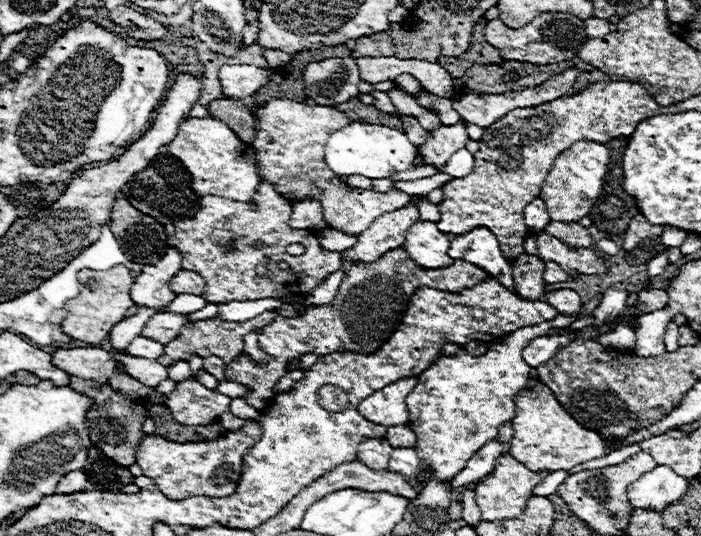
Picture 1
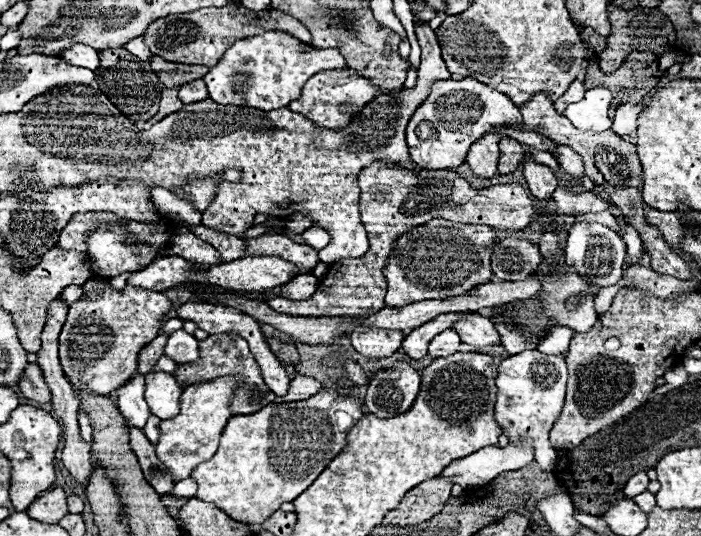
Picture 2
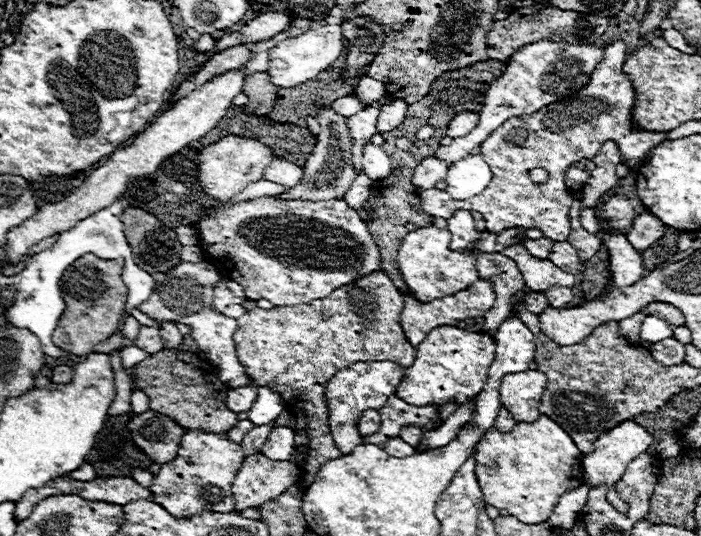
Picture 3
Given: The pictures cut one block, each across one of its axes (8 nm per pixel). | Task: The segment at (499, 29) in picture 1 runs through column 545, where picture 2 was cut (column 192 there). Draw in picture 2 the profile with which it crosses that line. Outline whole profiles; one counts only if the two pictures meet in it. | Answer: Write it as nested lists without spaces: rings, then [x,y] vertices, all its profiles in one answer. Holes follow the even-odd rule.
[[[228,4],[224,8],[208,8],[208,10],[196,10],[192,14],[174,14],[174,16],[158,18],[142,34],[142,40],[154,56],[162,56],[168,62],[216,66],[216,62],[224,56],[228,46],[232,46],[236,40],[246,36],[256,36],[268,30],[288,32],[290,36],[296,36],[300,42],[310,44],[308,28],[294,16],[284,14],[280,10],[254,12],[244,8],[242,4]]]

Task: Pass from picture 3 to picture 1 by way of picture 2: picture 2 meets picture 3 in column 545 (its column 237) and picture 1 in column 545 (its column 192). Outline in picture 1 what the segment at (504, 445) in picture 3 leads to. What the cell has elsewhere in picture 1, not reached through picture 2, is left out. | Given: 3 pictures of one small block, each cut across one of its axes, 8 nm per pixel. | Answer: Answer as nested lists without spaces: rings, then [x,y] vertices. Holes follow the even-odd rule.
[[[510,452],[500,454],[500,458],[496,460],[496,466],[492,470],[492,474],[488,474],[486,478],[482,478],[478,482],[478,486],[474,488],[474,500],[480,508],[482,520],[506,520],[506,518],[516,518],[524,512],[526,502],[534,490],[536,484],[540,484],[550,472],[548,470],[540,470],[540,472],[532,472],[530,468],[526,468],[522,462],[516,462],[512,458]]]

